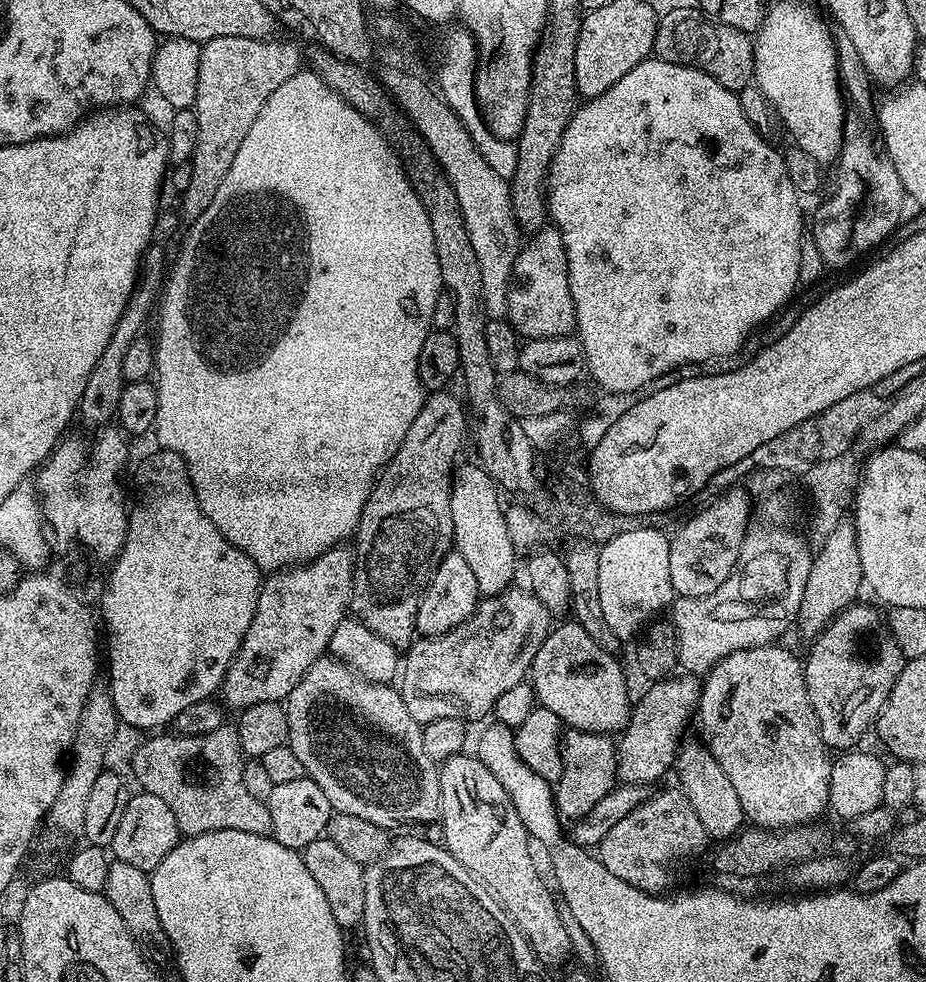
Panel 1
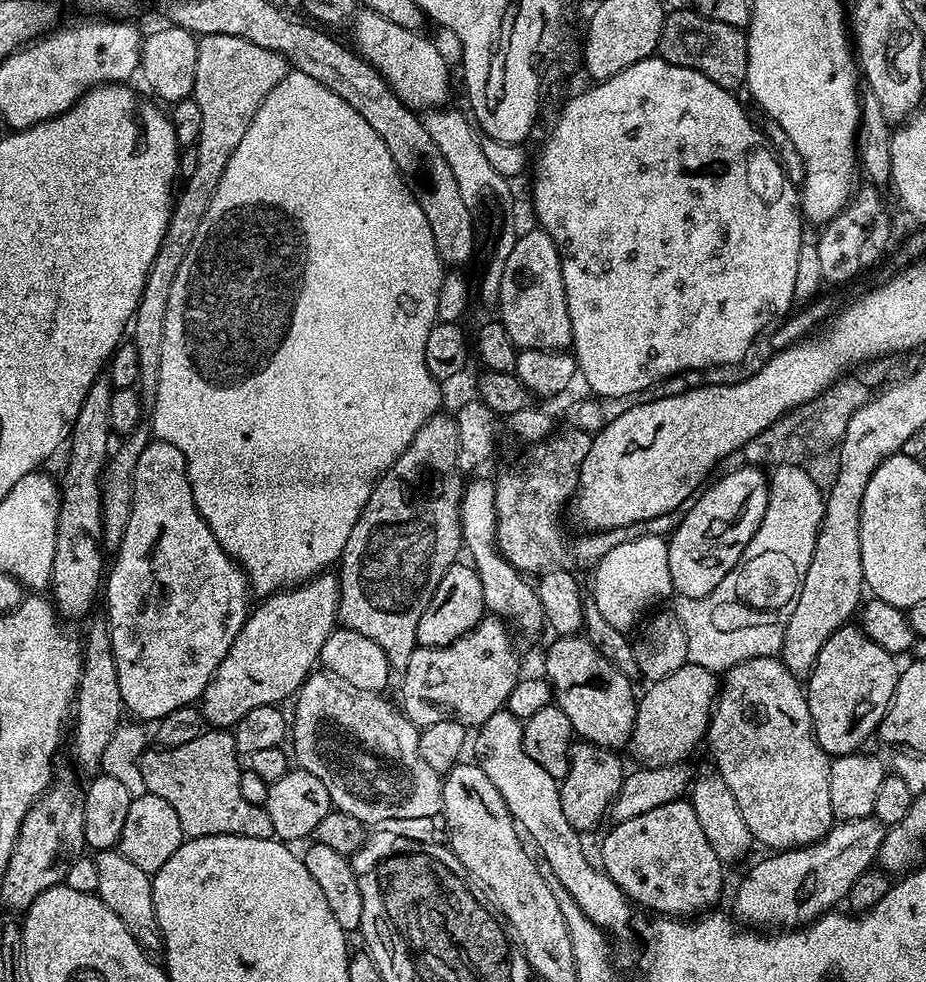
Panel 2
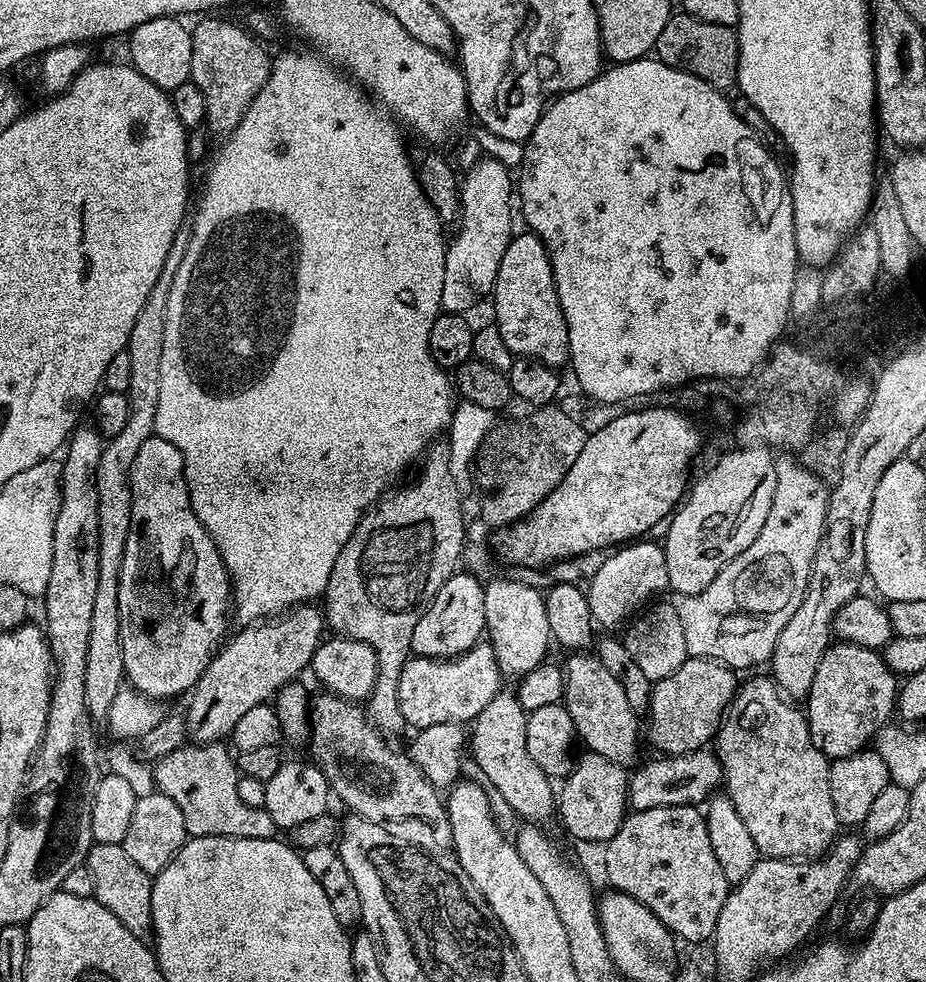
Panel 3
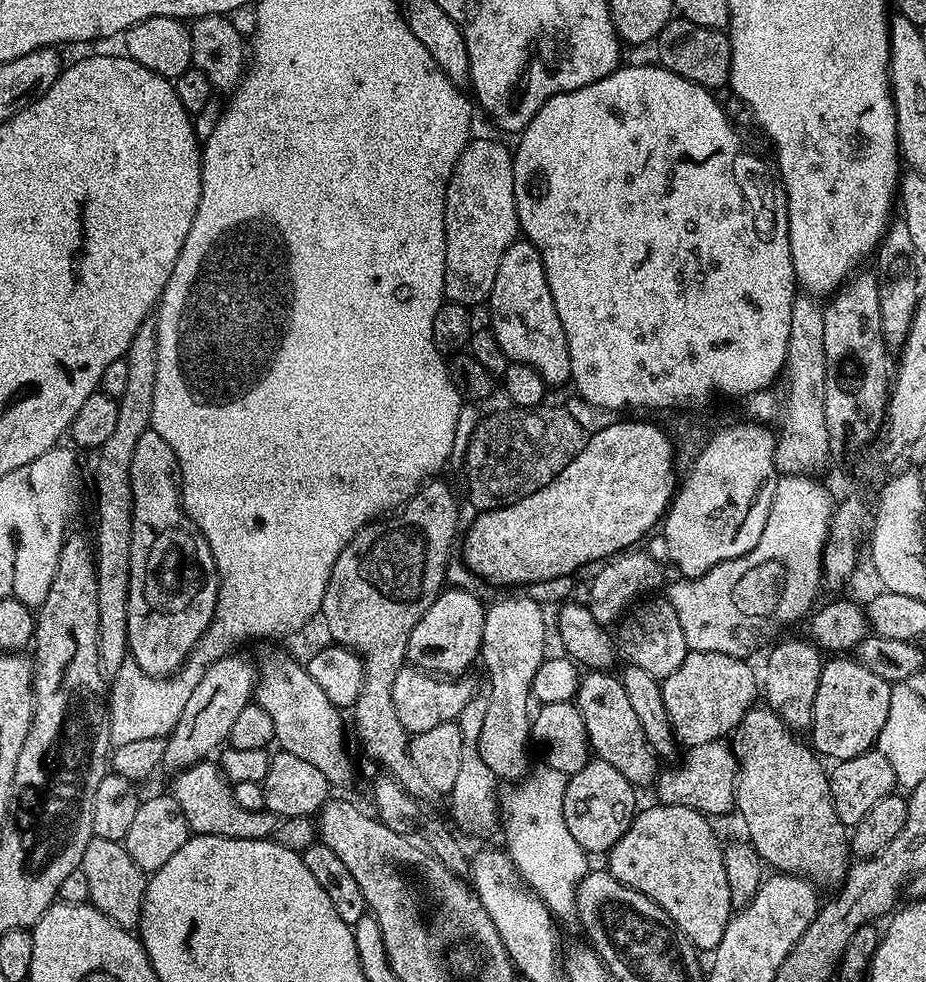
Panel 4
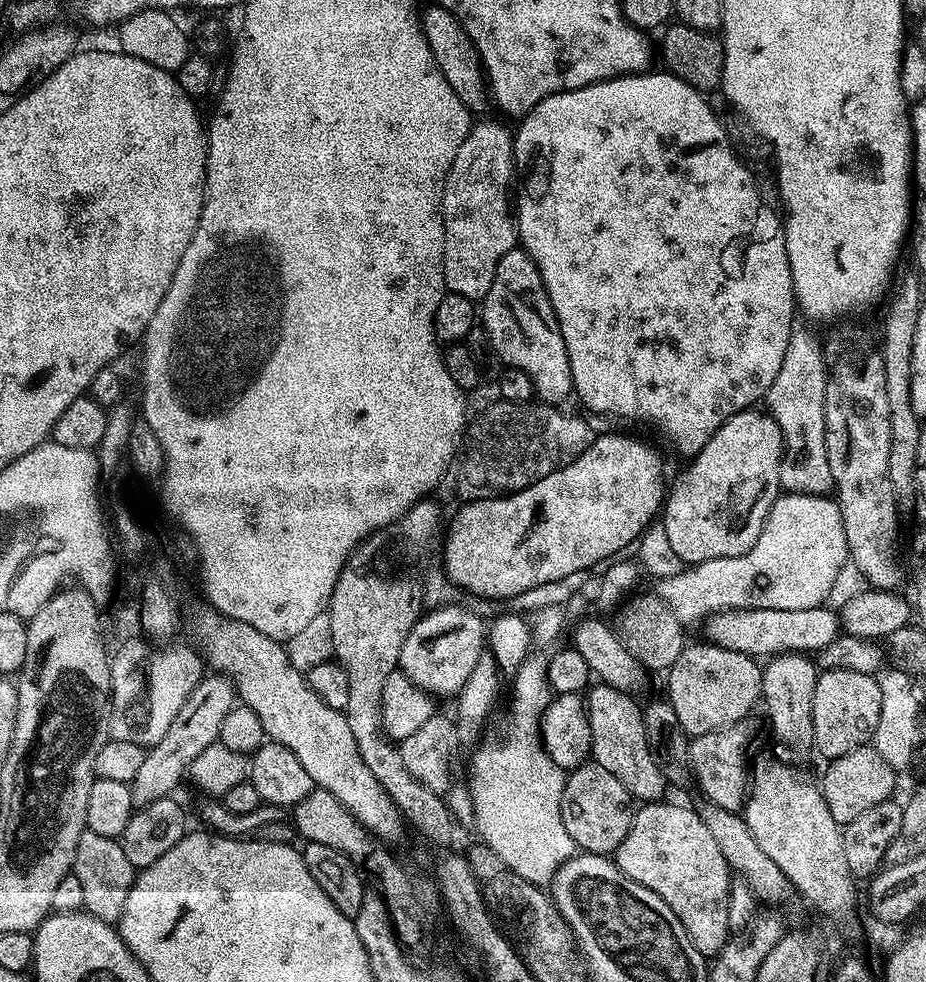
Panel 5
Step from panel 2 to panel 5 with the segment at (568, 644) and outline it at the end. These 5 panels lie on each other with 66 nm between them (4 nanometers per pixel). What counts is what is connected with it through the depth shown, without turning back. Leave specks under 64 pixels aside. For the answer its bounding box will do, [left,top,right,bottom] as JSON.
[586,682,666,802]

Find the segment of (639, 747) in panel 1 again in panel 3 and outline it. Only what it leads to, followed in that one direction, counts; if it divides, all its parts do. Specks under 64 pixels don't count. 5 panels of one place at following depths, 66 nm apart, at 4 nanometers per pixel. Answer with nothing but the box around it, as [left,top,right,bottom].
[646,656,738,757]

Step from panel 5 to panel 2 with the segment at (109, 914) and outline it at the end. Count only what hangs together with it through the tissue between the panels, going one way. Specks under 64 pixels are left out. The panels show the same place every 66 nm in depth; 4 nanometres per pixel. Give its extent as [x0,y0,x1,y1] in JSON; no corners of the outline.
[94,850,162,954]

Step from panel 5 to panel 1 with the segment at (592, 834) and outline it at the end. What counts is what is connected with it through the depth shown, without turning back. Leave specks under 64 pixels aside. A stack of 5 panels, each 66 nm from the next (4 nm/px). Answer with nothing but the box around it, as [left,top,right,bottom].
[554,728,618,822]

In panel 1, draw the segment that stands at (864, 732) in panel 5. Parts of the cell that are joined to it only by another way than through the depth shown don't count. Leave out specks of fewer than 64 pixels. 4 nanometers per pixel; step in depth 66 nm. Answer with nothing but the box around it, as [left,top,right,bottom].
[803,602,906,750]

